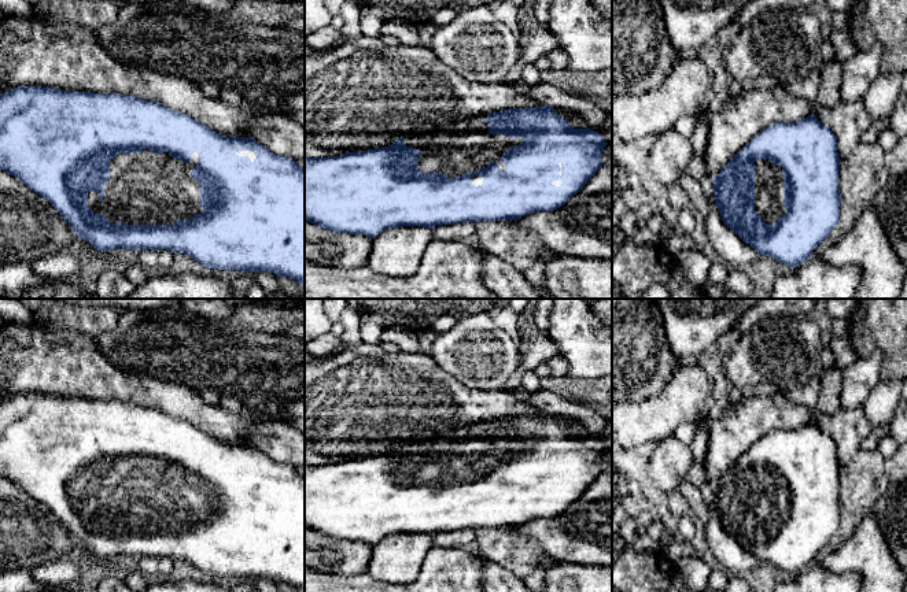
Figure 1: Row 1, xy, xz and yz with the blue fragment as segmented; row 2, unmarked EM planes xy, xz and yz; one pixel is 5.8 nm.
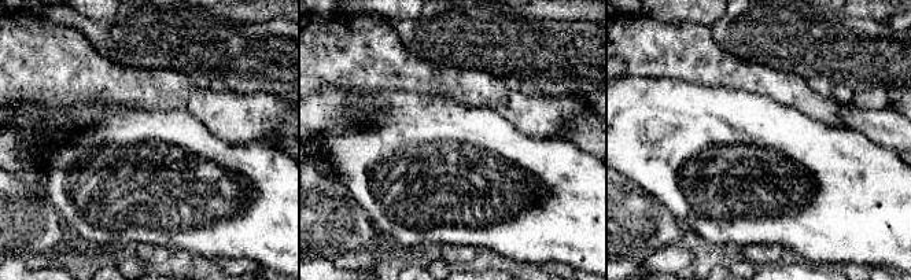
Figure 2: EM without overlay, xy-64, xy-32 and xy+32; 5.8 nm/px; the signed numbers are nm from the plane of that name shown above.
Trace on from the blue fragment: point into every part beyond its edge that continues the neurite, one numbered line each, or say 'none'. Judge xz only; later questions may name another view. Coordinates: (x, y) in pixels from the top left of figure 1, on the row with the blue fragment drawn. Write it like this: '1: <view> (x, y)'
1: xz (463, 147)

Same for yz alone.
1: yz (769, 178)

